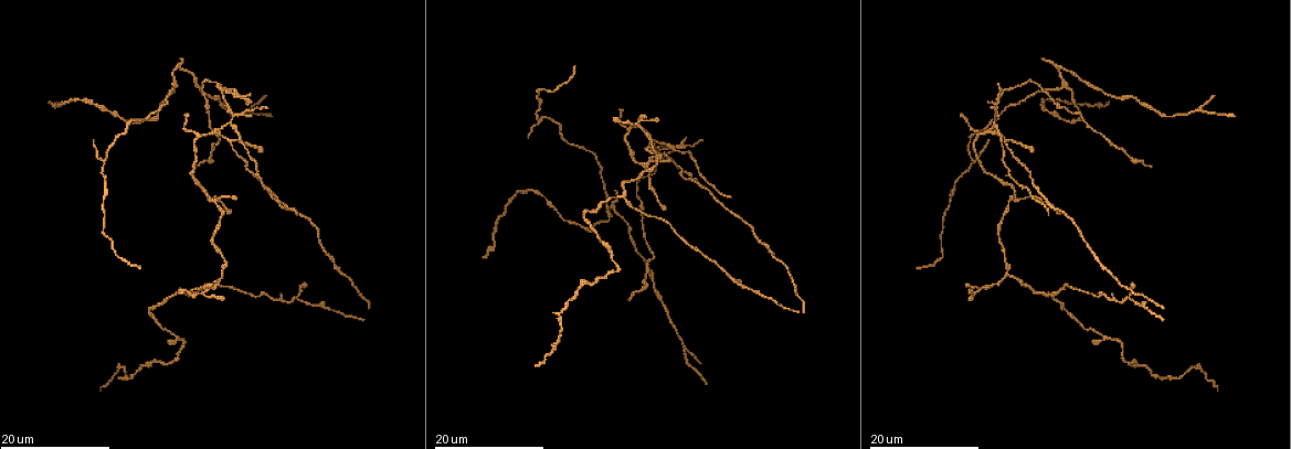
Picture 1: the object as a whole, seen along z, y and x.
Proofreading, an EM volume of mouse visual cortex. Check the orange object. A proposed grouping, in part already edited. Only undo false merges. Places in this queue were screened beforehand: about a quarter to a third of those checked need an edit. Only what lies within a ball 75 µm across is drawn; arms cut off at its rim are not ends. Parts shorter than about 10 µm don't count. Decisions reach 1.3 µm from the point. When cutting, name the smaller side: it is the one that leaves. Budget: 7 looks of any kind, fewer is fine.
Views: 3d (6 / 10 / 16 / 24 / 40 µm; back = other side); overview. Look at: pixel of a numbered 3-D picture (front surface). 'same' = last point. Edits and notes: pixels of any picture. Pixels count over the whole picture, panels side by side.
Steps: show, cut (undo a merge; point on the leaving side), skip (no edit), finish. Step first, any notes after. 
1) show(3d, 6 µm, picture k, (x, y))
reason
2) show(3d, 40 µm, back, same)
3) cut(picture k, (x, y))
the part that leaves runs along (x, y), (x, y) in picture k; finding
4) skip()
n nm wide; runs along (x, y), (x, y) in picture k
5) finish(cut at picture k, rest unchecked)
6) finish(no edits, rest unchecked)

show(3d, 24 µm, picture 1, (224, 275))
small branch off a trunk

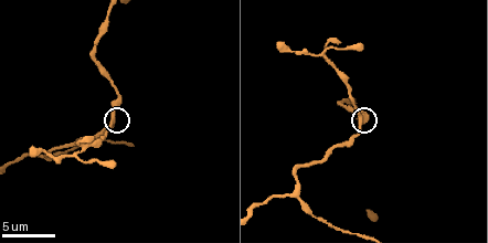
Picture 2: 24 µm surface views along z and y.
show(3d, 10 µm, picture 2, (111, 118))

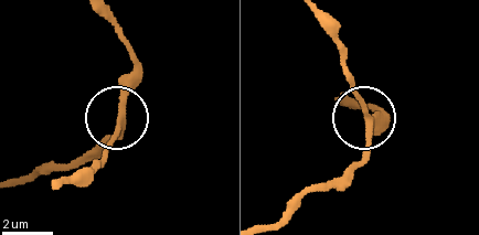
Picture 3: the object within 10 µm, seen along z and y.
skip()
3 arms; all the same neuron

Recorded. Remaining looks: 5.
show(3d, 24 µm, picture 1, (1064, 85))
branch point

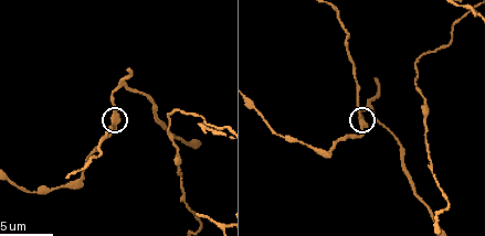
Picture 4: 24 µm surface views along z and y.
show(3d, 6 µm, picture 4, (112, 121))

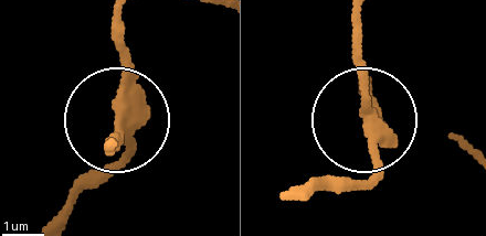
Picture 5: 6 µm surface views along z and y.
cut(picture 5, (359, 62))
3 arms; the part that leaves runs along (367, 107), (357, 22) in picture 5; a second neuron is stuck on

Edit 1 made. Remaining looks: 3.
show(3d, 16 µm, picture 1, (987, 131))
arms part here

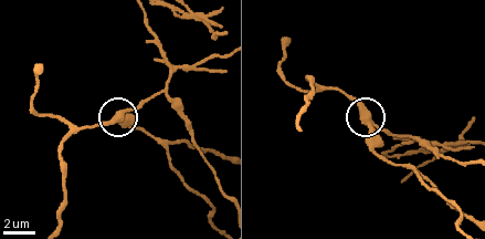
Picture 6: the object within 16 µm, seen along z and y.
show(3d, 10 µm, picture 6, (366, 126))

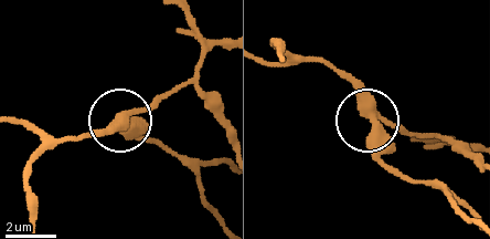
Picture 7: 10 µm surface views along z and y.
skip()
3 arms; runs along (423, 136), (386, 120), (372, 122), (376, 152), (391, 168) in picture 7; continuous, no second neuron

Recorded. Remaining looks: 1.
show(3d, 16 µm, picture 2, (294, 196))
branch point

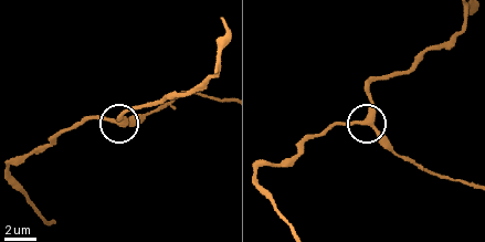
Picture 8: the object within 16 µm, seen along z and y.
skip()
290 nm wide; continuous, no second neuron

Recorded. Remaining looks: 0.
finish(cut at picture 5, rest unchecked)

